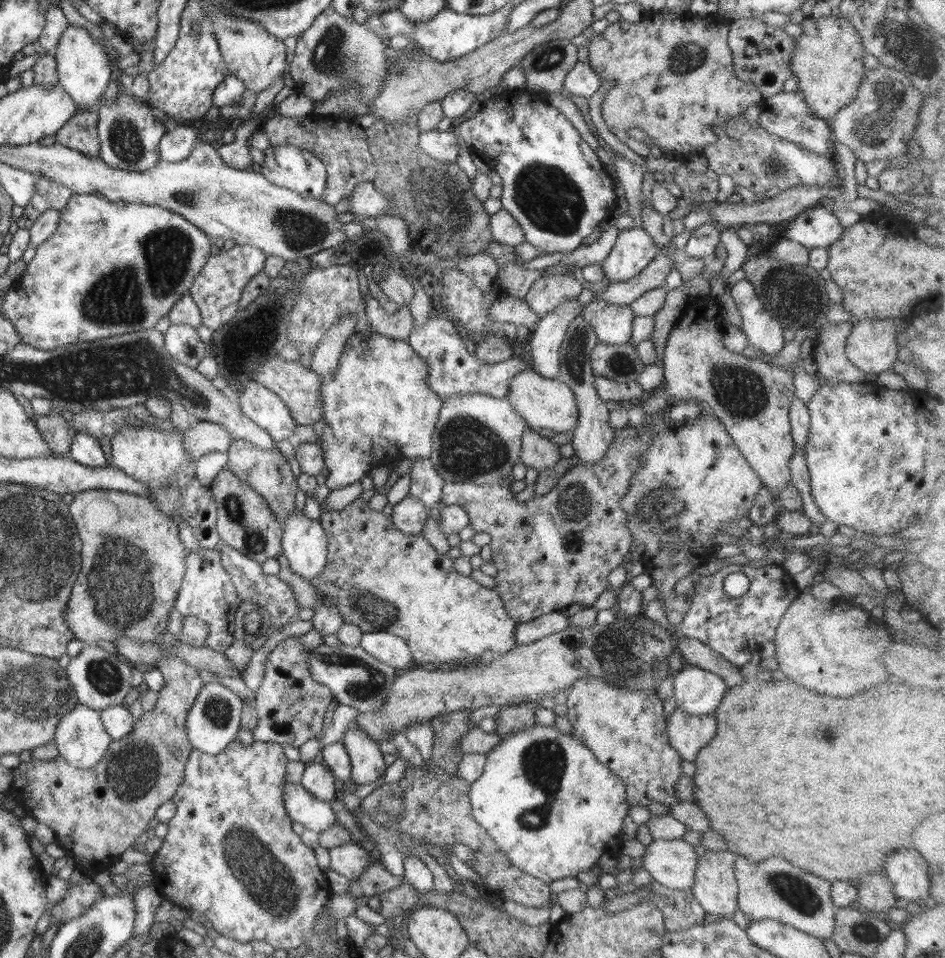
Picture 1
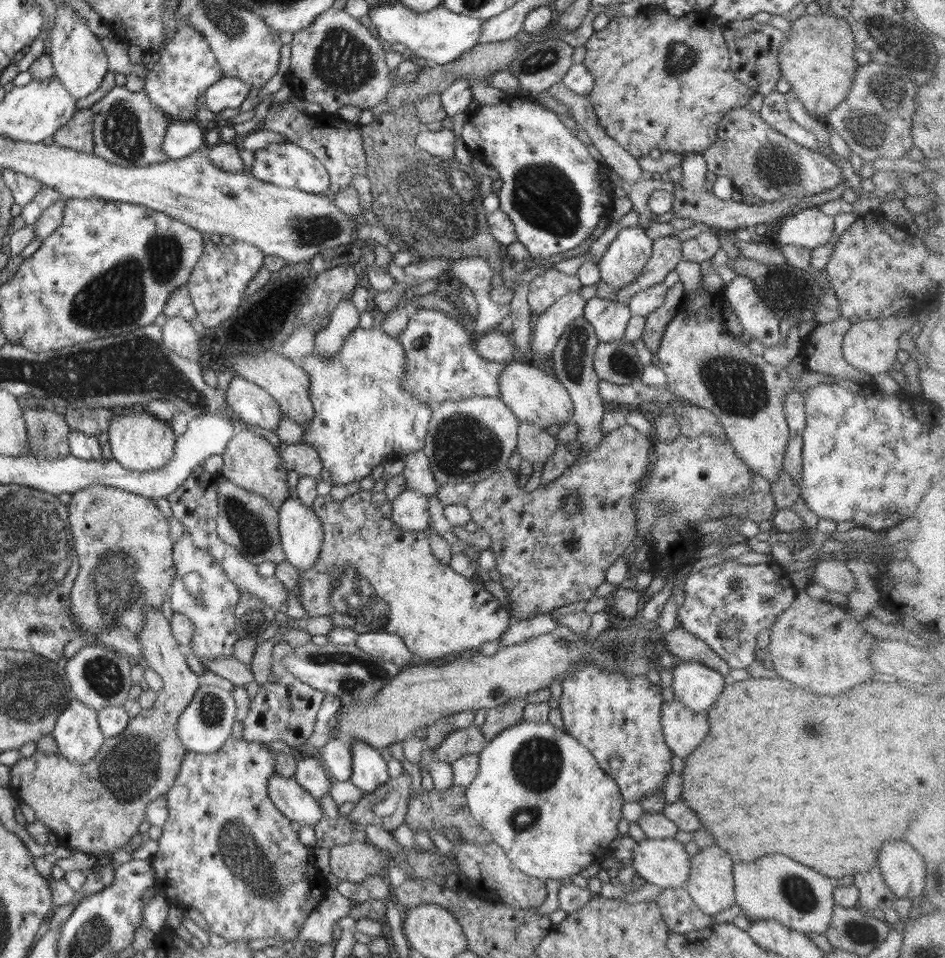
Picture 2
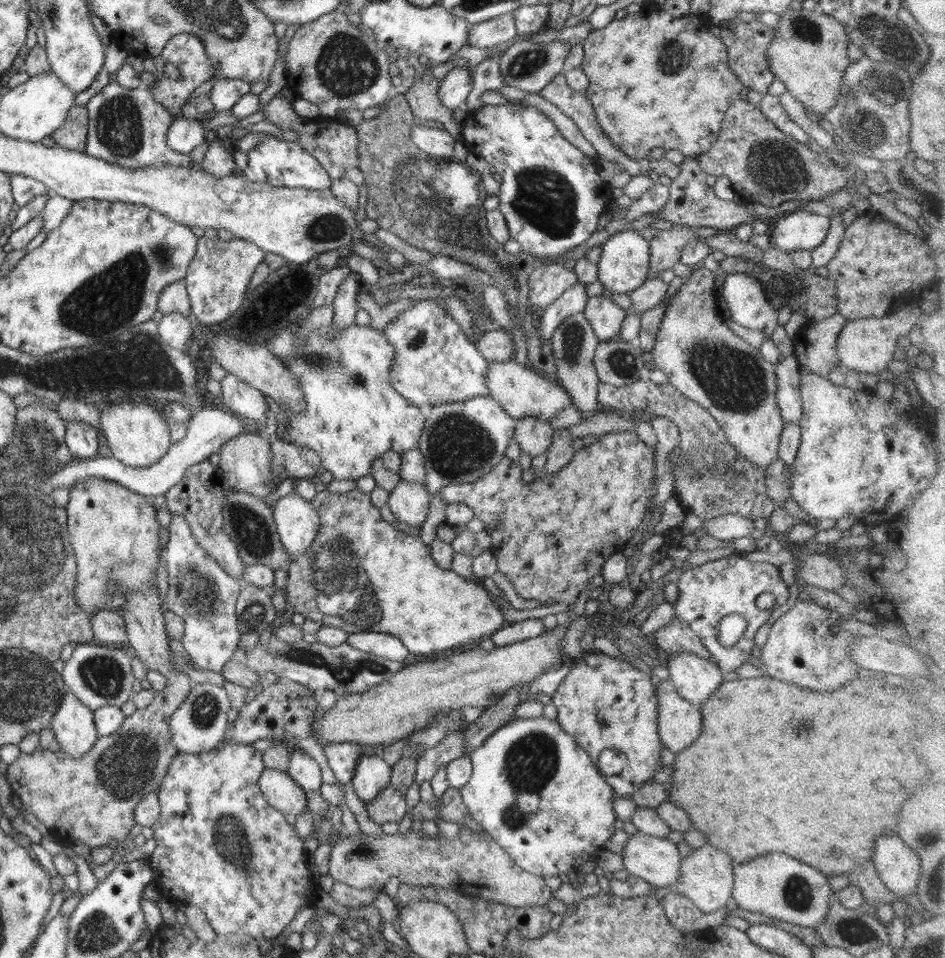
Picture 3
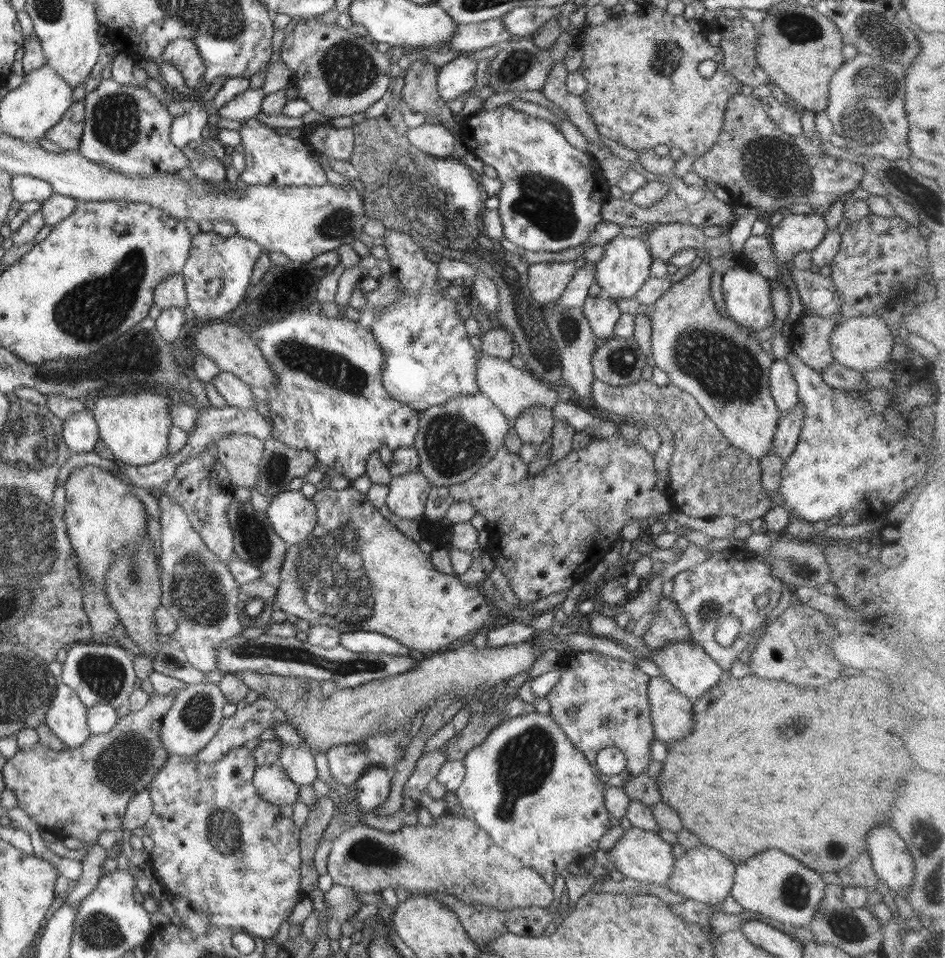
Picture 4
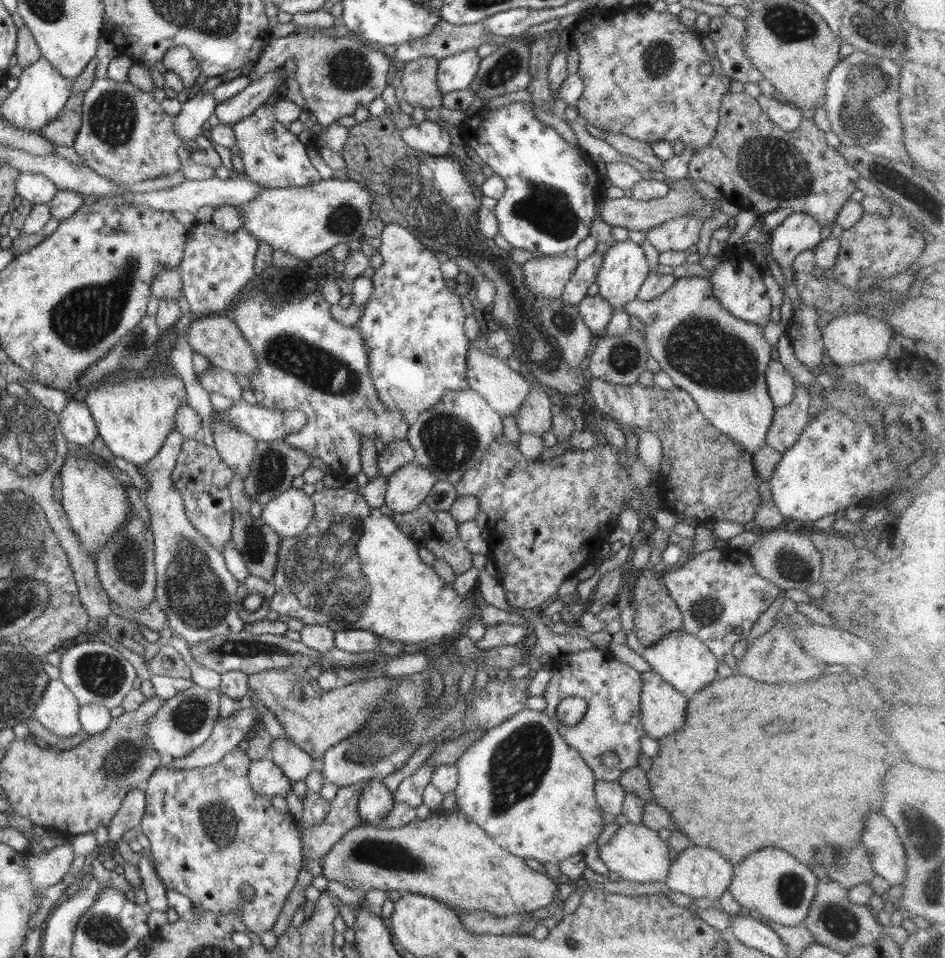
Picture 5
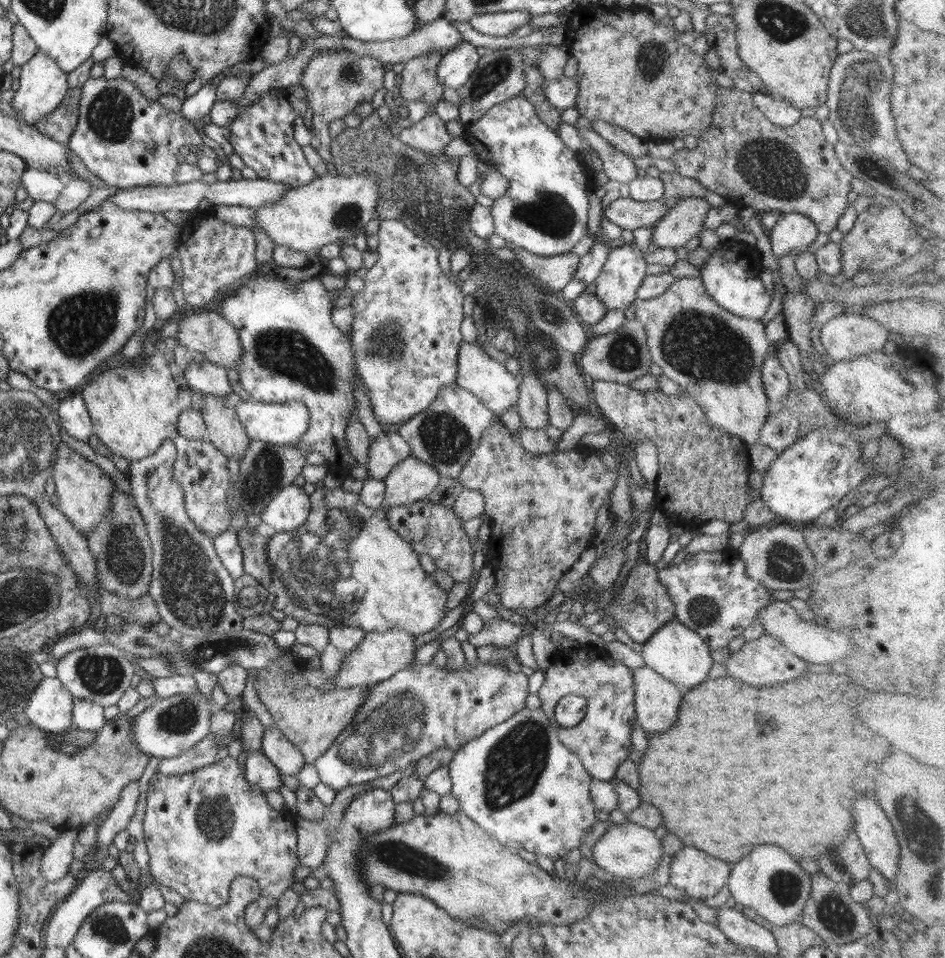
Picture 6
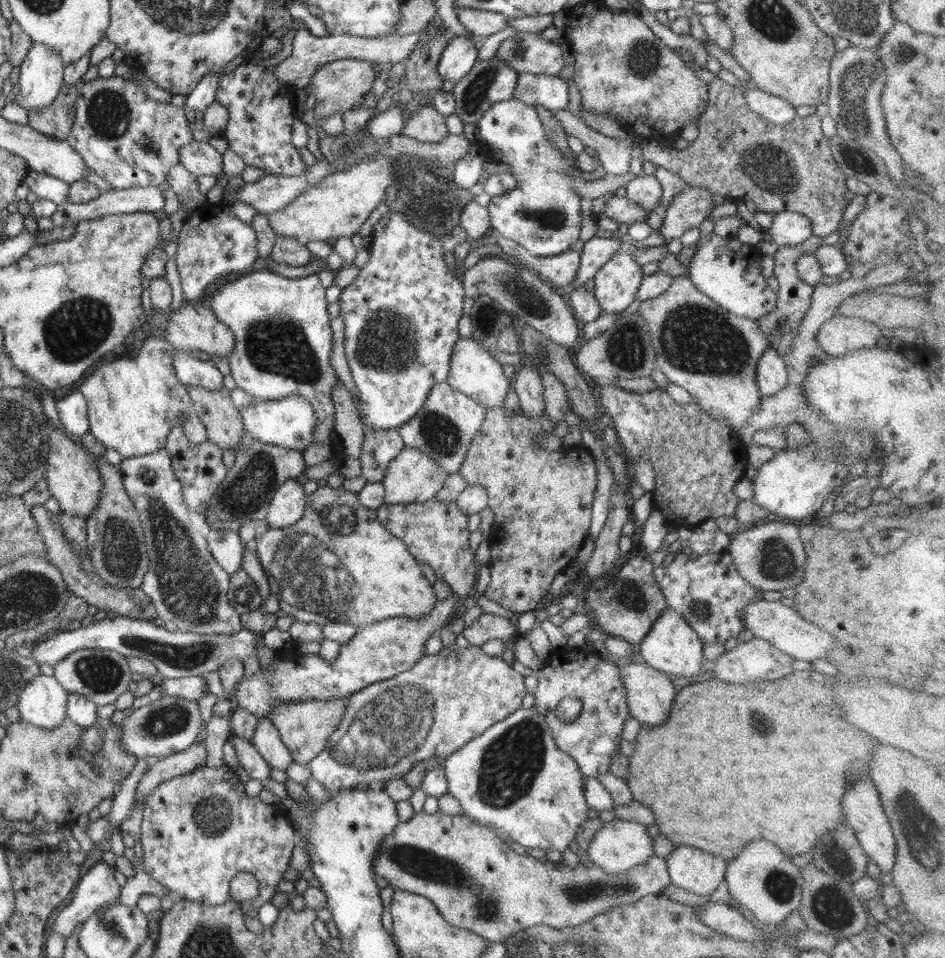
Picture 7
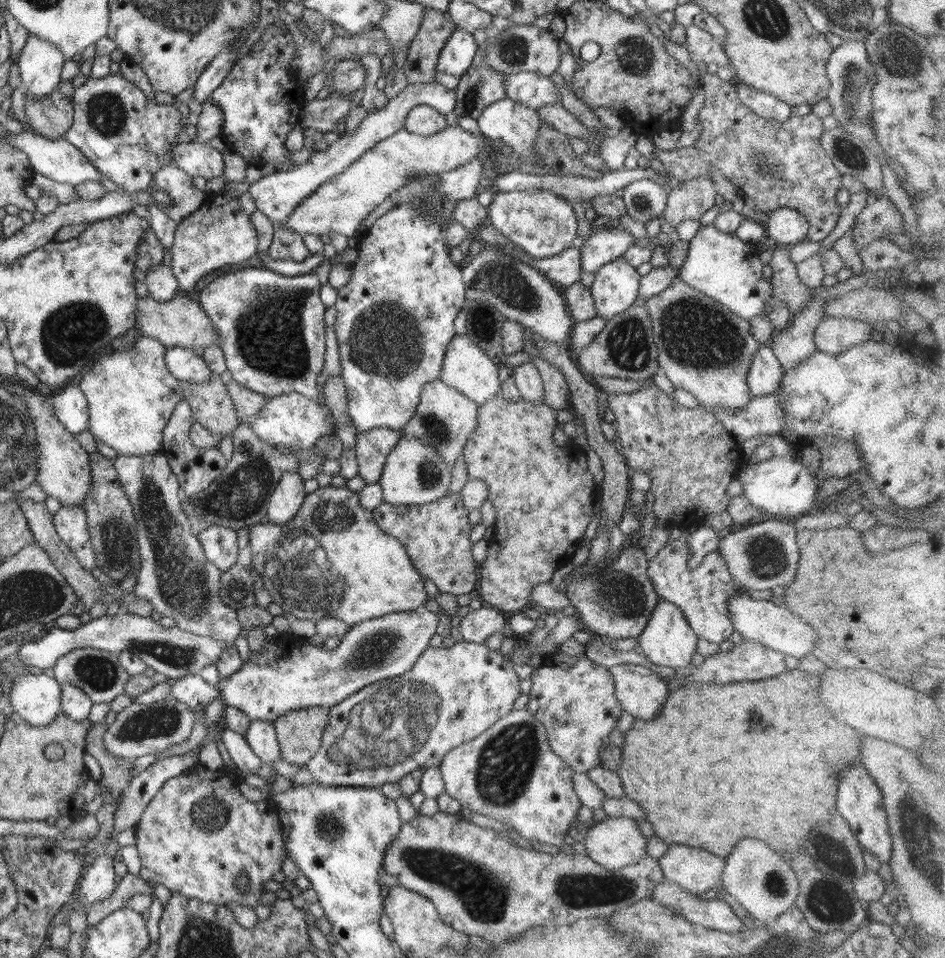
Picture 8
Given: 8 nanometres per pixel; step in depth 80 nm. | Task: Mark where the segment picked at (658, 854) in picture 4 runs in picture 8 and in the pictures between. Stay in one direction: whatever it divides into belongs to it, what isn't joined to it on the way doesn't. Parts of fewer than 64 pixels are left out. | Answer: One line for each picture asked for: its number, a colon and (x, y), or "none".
5: (636, 853)
6: (627, 851)
7: (620, 845)
8: (615, 842)

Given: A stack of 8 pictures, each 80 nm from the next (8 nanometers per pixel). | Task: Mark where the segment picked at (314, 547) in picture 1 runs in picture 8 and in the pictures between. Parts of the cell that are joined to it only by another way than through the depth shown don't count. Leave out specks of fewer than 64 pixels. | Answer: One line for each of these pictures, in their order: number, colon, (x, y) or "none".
2: (301, 532)
3: (297, 523)
4: (293, 516)
5: (289, 514)
6: (290, 508)
7: (288, 504)
8: (287, 498)

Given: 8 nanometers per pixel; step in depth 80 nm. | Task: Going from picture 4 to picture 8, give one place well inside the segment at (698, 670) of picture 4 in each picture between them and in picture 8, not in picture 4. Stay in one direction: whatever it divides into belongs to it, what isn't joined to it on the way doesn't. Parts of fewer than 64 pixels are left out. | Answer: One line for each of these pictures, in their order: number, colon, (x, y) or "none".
5: (681, 659)
6: (675, 651)
7: (671, 646)
8: (667, 639)

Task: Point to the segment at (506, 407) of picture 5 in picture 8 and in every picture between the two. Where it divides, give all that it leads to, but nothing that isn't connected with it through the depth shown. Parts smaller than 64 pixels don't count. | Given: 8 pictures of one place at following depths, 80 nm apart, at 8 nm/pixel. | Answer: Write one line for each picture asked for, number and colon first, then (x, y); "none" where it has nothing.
6: (485, 378)
7: (473, 371)
8: (467, 369)

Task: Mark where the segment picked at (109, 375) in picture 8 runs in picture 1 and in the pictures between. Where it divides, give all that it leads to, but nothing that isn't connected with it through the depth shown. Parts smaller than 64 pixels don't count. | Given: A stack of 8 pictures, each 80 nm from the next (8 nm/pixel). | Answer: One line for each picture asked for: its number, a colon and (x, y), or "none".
1: (160, 460)
2: (140, 442)
3: (138, 435)
4: (136, 427)
5: (134, 415)
6: (134, 409)
7: (133, 403)

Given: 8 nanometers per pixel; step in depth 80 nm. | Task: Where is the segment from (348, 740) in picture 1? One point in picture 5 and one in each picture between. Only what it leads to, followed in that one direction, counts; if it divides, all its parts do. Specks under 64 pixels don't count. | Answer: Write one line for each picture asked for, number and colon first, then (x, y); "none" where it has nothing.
2: (369, 771)
3: (372, 773)
4: (373, 787)
5: (376, 801)

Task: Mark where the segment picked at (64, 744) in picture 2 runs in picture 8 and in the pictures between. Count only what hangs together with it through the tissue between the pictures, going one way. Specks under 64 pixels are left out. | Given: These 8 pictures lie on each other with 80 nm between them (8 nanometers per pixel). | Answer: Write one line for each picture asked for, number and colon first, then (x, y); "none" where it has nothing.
3: (73, 725)
4: (66, 717)
5: (58, 710)
6: (50, 706)
7: (42, 702)
8: (36, 698)

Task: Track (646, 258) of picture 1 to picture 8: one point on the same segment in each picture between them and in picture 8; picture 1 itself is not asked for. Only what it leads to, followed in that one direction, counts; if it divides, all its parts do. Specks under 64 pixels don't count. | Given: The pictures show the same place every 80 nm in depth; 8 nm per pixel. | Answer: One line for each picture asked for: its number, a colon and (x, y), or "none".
2: (626, 256)
3: (624, 263)
4: (625, 264)
5: (625, 267)
6: (624, 270)
7: (616, 284)
8: (615, 288)

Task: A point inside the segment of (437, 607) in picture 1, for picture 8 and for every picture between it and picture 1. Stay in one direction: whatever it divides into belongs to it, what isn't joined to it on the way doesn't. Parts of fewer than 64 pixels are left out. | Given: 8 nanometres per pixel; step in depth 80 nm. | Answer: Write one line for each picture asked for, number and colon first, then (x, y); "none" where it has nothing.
2: (372, 576)
3: (361, 574)
4: (355, 572)
5: (352, 569)
6: (345, 566)
7: (338, 563)
8: (331, 559)

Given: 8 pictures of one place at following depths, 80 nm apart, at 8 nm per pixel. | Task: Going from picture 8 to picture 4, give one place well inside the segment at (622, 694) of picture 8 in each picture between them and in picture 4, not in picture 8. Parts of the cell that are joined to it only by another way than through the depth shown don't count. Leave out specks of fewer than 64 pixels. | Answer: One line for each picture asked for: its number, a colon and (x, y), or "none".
4: (671, 713)
5: (663, 709)
6: (656, 699)
7: (649, 692)

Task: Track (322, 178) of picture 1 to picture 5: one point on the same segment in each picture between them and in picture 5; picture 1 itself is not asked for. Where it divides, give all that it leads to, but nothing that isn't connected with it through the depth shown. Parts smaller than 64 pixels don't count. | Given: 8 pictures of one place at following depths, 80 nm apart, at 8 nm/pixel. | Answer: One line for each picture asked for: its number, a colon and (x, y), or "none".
2: (288, 165)
3: (282, 164)
4: (275, 160)
5: (273, 157)

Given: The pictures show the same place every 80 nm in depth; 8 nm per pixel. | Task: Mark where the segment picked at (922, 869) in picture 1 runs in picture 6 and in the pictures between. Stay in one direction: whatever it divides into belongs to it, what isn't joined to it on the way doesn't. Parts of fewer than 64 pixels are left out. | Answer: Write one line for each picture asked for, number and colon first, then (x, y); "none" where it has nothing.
2: (904, 871)
3: (898, 866)
4: (892, 863)
5: (883, 846)
6: (876, 836)

